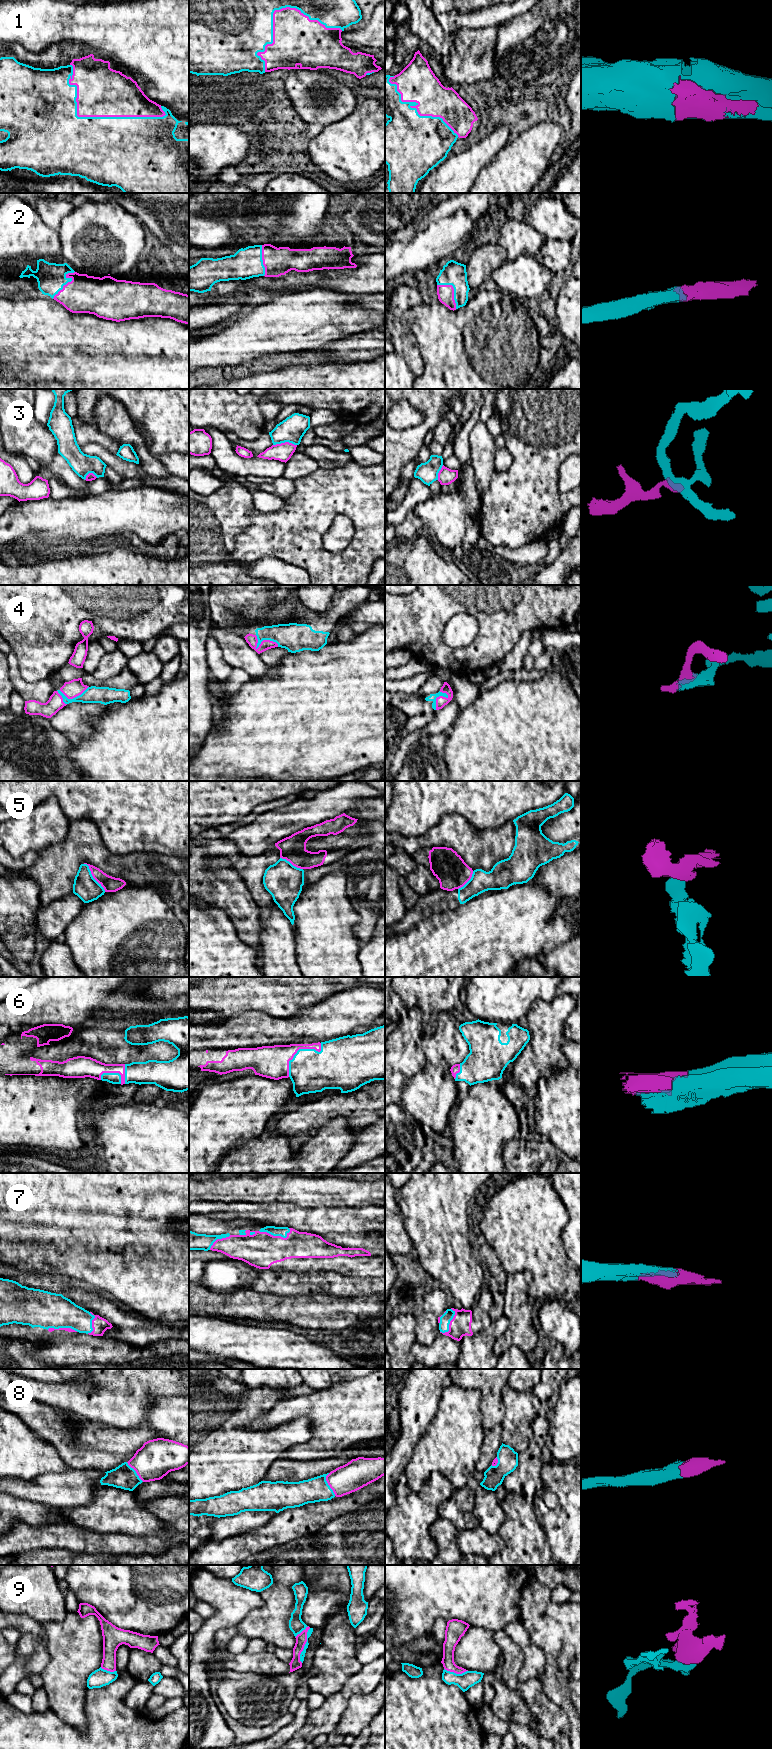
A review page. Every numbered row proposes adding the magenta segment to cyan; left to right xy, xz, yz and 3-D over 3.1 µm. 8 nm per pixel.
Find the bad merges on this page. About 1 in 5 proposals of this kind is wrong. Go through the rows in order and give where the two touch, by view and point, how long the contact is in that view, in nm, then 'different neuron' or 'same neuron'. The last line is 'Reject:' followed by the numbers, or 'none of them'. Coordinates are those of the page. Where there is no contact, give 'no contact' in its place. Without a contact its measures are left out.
1: xy (94, 117) | 850 nm | same neuron
2: xy (68, 281) | 280 nm | same neuron
3: xz (284, 442) | 190 nm | different neuron
4: xy (73, 698) | 260 nm | same neuron
5: xy (92, 877) | 280 nm | different neuron
6: xz (299, 1049) | 380 nm | same neuron
7: xz (276, 1235) | 260 nm | same neuron
8: xz (327, 1484) | 190 nm | same neuron
9: xz (305, 1645) | 280 nm | different neuron
Reject: 3, 5, 9

